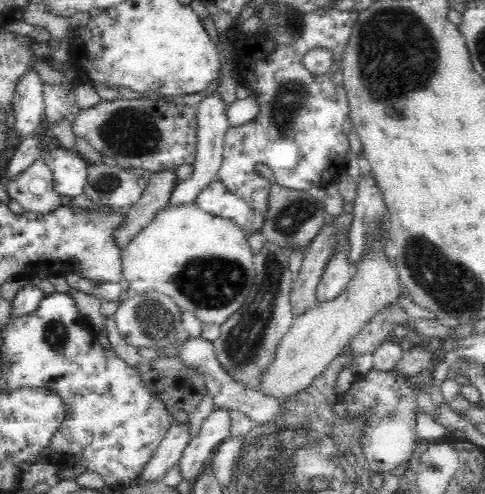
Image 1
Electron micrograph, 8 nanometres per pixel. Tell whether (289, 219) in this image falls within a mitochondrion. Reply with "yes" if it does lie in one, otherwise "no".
yes

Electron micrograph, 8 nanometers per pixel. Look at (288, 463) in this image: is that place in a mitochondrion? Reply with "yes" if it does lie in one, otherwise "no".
yes

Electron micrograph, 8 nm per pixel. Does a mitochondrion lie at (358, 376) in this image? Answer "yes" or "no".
no

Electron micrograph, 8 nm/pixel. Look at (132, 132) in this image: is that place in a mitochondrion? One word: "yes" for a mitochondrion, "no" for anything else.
yes

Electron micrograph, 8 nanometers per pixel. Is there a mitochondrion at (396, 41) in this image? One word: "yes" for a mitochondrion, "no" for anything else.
yes

